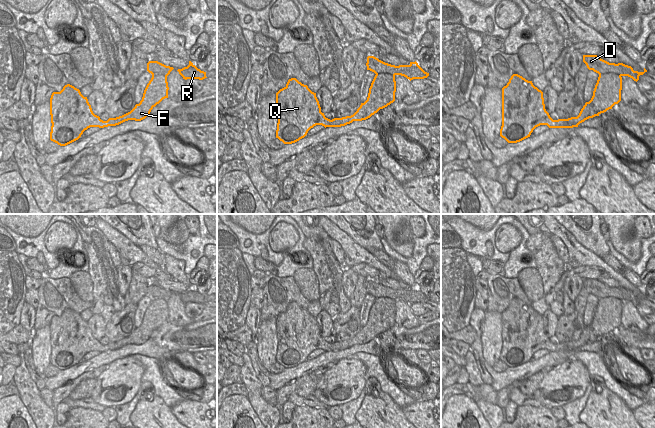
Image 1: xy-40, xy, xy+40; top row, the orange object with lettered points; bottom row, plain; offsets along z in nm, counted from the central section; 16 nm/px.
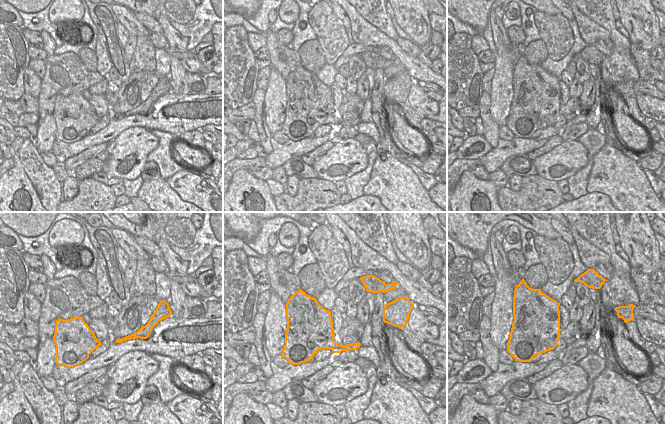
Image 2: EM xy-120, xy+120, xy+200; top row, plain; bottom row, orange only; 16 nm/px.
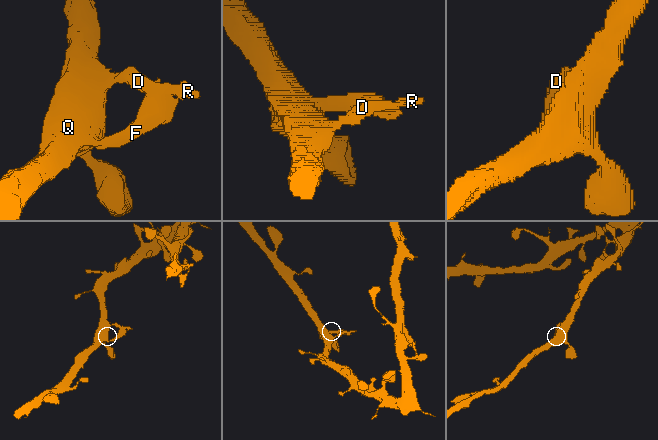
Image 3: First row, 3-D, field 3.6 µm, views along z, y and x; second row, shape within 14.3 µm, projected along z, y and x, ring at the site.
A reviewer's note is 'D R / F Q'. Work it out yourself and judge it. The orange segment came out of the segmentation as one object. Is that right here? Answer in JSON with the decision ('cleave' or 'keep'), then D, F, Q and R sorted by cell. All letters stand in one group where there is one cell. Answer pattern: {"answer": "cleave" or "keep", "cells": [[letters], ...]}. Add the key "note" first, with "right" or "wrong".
{"note": "right", "answer": "cleave", "cells": [["D", "R"], ["F", "Q"]]}

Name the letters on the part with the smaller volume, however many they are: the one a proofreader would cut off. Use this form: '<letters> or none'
D, R

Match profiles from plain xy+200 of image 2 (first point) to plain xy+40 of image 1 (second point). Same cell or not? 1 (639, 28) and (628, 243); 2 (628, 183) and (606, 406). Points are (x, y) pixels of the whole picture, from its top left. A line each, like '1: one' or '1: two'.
1: one
2: one

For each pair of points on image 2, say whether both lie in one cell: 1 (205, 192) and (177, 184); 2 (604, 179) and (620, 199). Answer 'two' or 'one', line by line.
1: one
2: one

